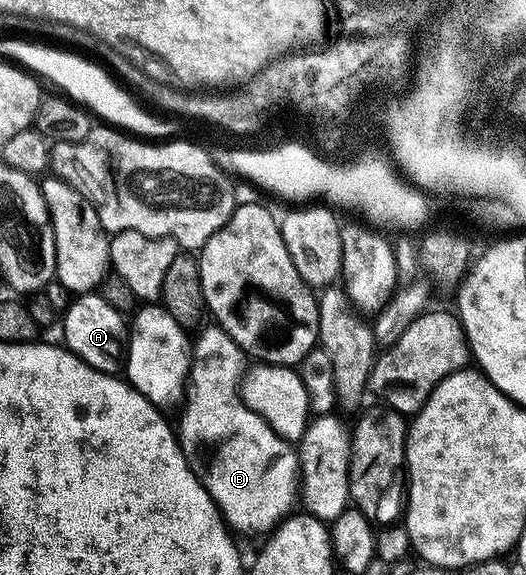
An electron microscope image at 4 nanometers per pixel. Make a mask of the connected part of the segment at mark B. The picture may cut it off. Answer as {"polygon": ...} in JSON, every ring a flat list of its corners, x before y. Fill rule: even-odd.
{"polygon":[[218,324,210,325,204,325,198,331,199,339,193,342,191,370,187,373,187,388,181,403,183,415,179,418,179,426,177,422,179,447,183,449,189,468,215,501,215,507,228,527,236,535,267,536,296,509,301,494,301,458,292,443,273,432,264,418,244,404,239,387,243,385,243,377,249,370,249,359]]}

